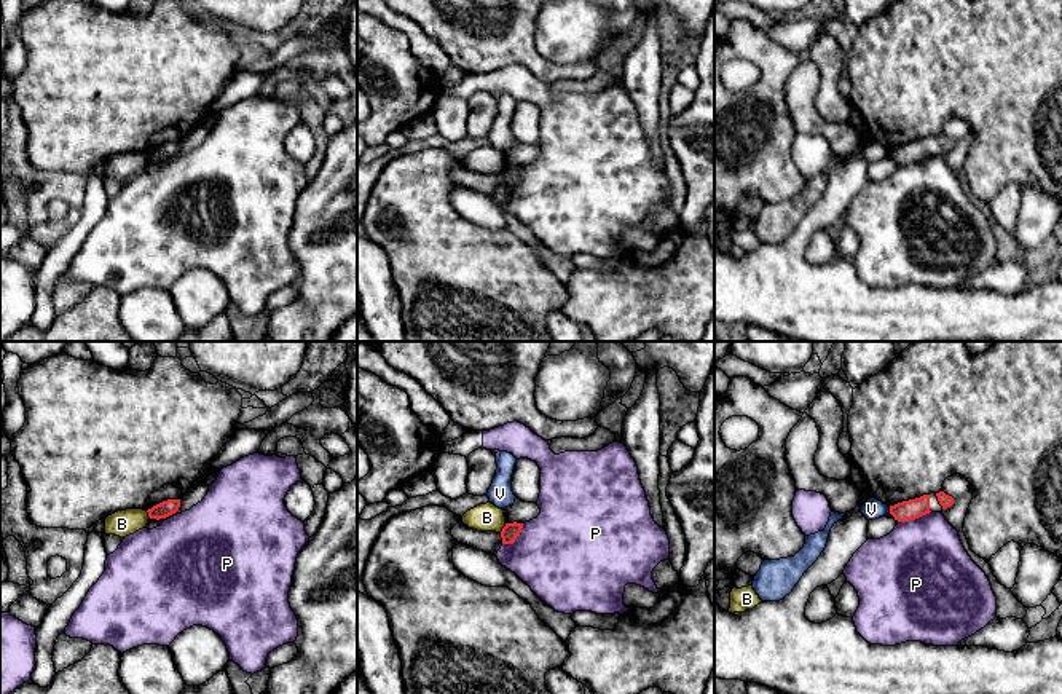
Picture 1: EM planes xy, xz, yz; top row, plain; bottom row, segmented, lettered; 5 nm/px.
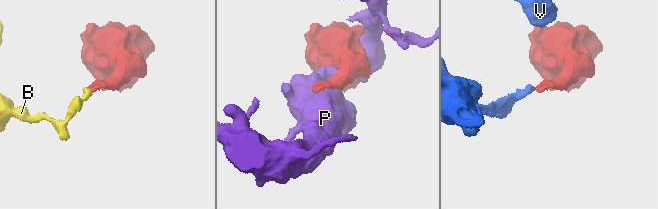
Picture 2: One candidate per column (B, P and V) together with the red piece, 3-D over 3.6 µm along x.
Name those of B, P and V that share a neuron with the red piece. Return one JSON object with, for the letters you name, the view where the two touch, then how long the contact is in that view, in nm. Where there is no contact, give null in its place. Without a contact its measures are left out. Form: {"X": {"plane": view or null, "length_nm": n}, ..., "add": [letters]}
{"add": []}

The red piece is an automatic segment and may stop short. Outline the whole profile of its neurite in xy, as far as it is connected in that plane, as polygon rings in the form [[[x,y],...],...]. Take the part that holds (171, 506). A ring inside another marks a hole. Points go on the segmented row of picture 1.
[[[167,499],[167,501],[163,501],[156,506],[153,506],[151,509],[148,509],[148,517],[150,519],[166,519],[172,514],[175,514],[180,507],[180,499]]]

